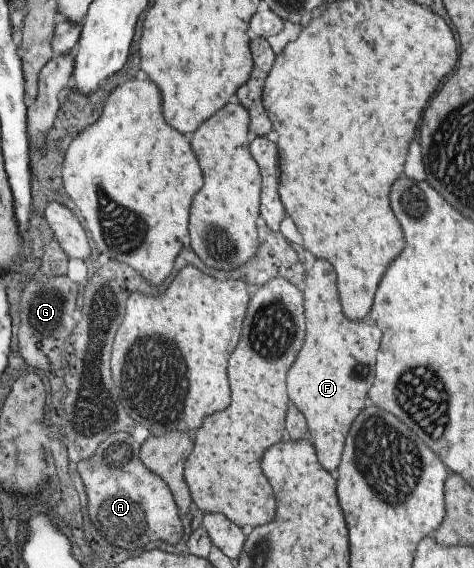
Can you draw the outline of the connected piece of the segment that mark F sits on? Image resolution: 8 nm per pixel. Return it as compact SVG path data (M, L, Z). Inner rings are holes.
M315 259L309 271L304 271L302 284L305 313L305 339L285 377L287 397L297 407L305 421L315 449L317 461L325 471L333 471L339 463L343 437L353 423L353 417L363 407L365 393L373 383L373 359L379 345L379 329L368 321L349 321L341 315L336 277L333 267Z

